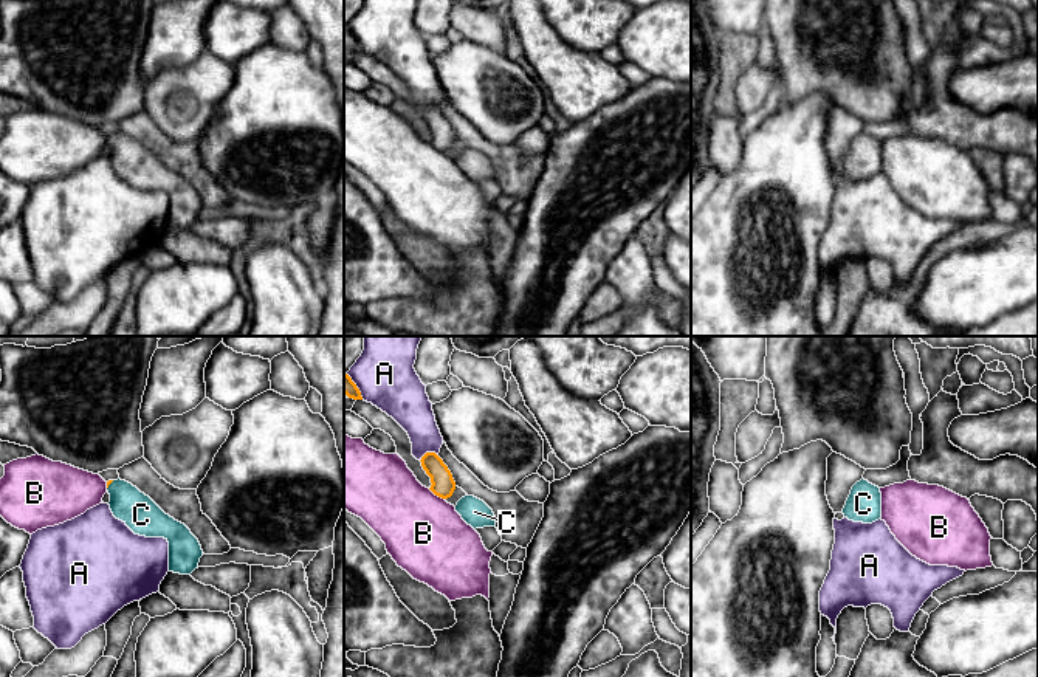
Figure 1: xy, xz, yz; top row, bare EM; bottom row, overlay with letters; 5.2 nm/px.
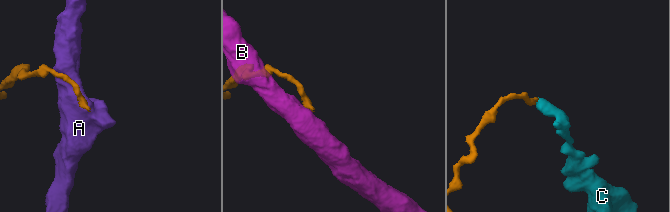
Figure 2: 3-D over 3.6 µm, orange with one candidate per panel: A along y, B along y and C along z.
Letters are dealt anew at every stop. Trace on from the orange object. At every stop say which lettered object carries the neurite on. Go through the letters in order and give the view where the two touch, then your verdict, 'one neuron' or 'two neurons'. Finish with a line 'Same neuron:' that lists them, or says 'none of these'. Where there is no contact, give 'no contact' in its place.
A: meets orange in xz; two neurons
B: meets orange in xz; two neurons
C: meets orange in xy; one neuron
Same neuron: C

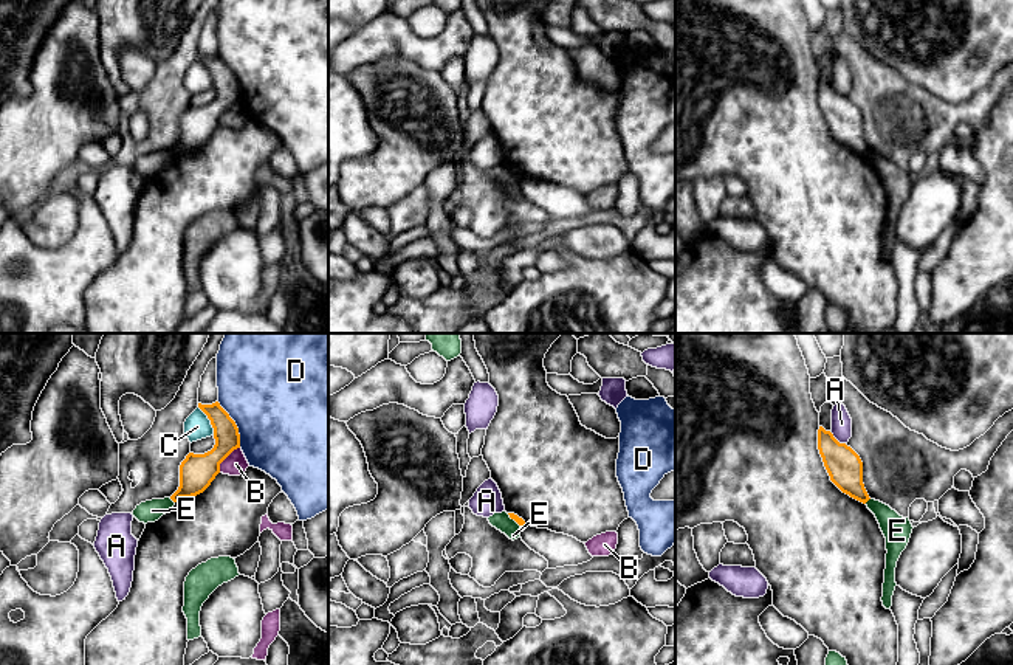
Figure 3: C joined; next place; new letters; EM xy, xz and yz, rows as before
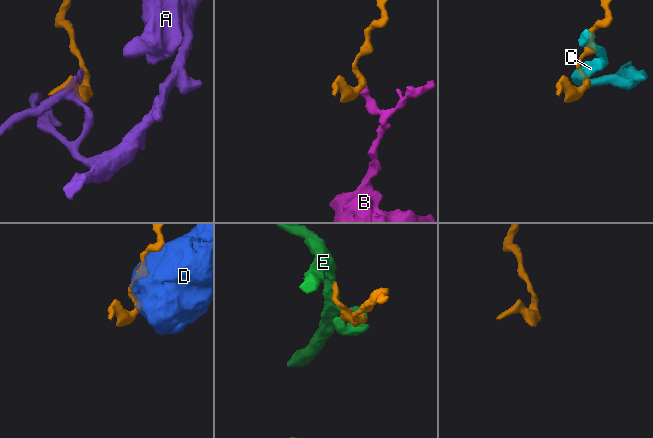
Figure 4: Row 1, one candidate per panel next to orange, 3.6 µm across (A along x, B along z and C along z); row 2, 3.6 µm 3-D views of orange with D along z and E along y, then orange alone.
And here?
A: meets orange in yz; two neurons
B: meets orange in xy; two neurons
C: meets orange in xy; two neurons
D: meets orange in xy; two neurons
E: meets orange in xy; two neurons
Same neuron: none of these

